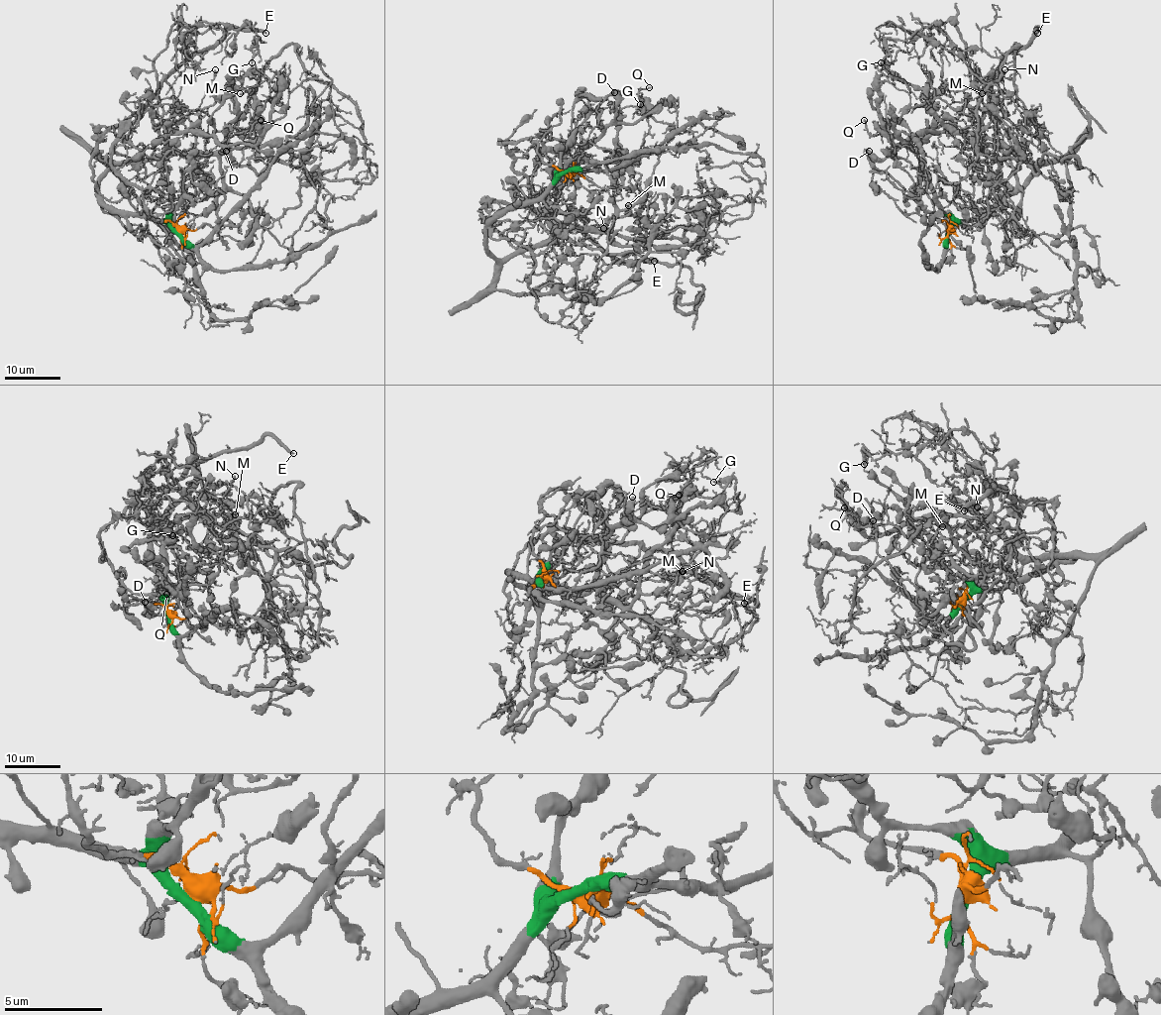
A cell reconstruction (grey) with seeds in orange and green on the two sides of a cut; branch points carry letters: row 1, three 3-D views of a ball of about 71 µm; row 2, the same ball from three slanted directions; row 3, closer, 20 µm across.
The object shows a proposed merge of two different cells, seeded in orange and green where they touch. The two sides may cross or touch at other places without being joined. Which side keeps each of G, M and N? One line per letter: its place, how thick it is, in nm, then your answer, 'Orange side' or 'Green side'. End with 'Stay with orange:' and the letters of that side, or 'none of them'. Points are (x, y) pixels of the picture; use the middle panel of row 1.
G: Place: (640, 104). Thickness 170 nm. Orange side
M: Place: (628, 205). Thickness 150 nm. Orange side
N: Place: (603, 228). Thickness 170 nm. Orange side
Stay with orange: G, M, N

